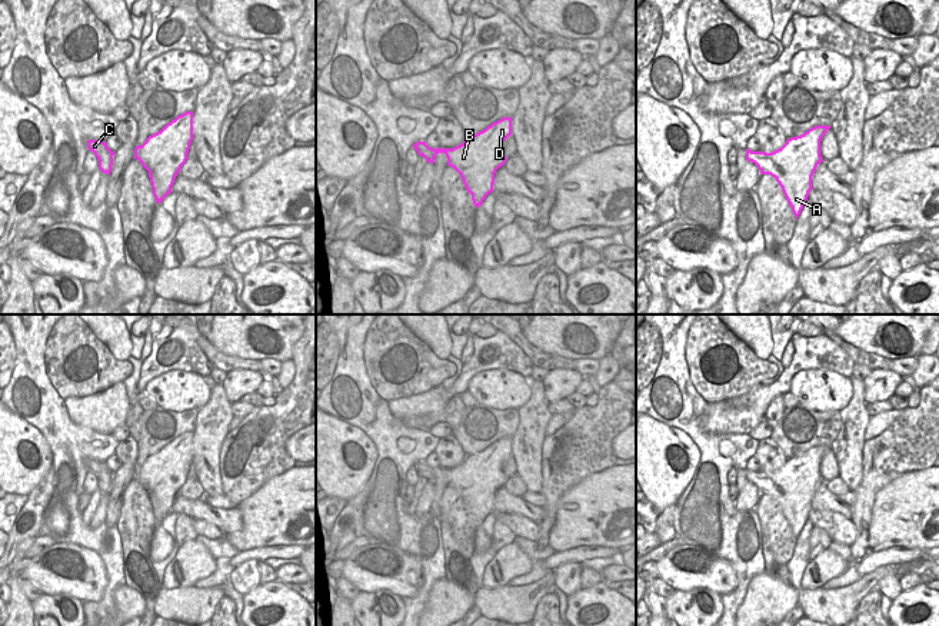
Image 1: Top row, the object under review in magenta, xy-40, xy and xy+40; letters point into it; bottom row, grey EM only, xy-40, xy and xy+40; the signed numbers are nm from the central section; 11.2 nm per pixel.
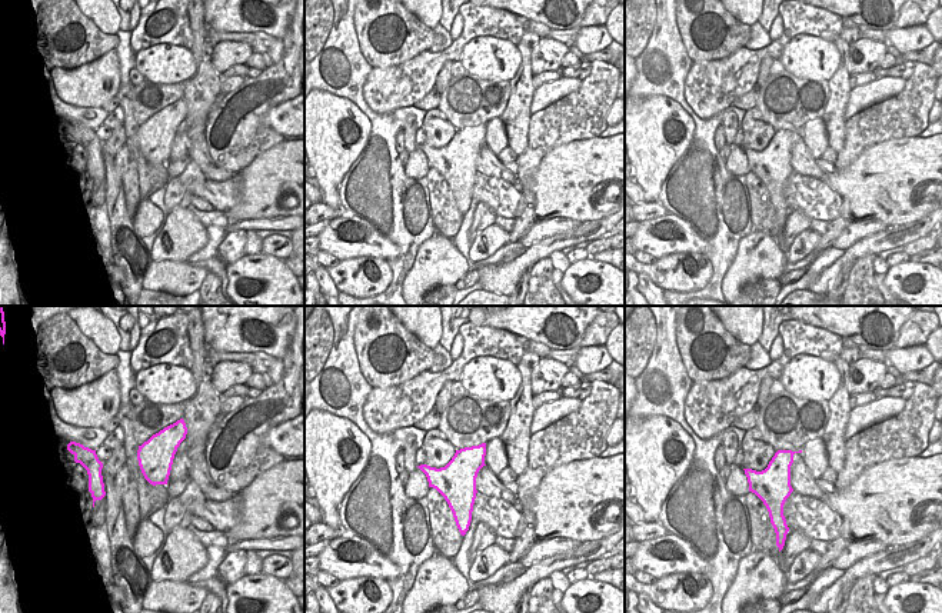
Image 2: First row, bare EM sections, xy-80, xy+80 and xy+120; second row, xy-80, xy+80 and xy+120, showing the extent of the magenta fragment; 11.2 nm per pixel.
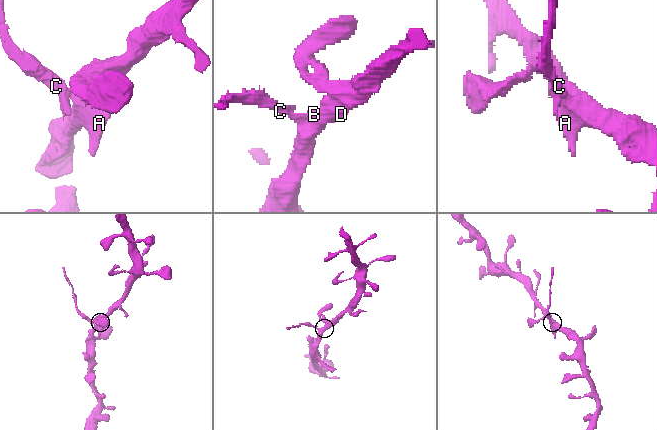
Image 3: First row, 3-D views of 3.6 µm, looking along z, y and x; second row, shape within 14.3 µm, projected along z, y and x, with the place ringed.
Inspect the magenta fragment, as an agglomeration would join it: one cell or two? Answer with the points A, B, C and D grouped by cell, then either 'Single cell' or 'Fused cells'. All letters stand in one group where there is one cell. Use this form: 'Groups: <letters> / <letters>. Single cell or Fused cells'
Groups: A B D / C. Fused cells.

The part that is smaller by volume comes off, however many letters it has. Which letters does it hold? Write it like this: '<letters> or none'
C

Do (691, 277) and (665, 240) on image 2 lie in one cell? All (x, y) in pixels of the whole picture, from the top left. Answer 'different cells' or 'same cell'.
different cells

